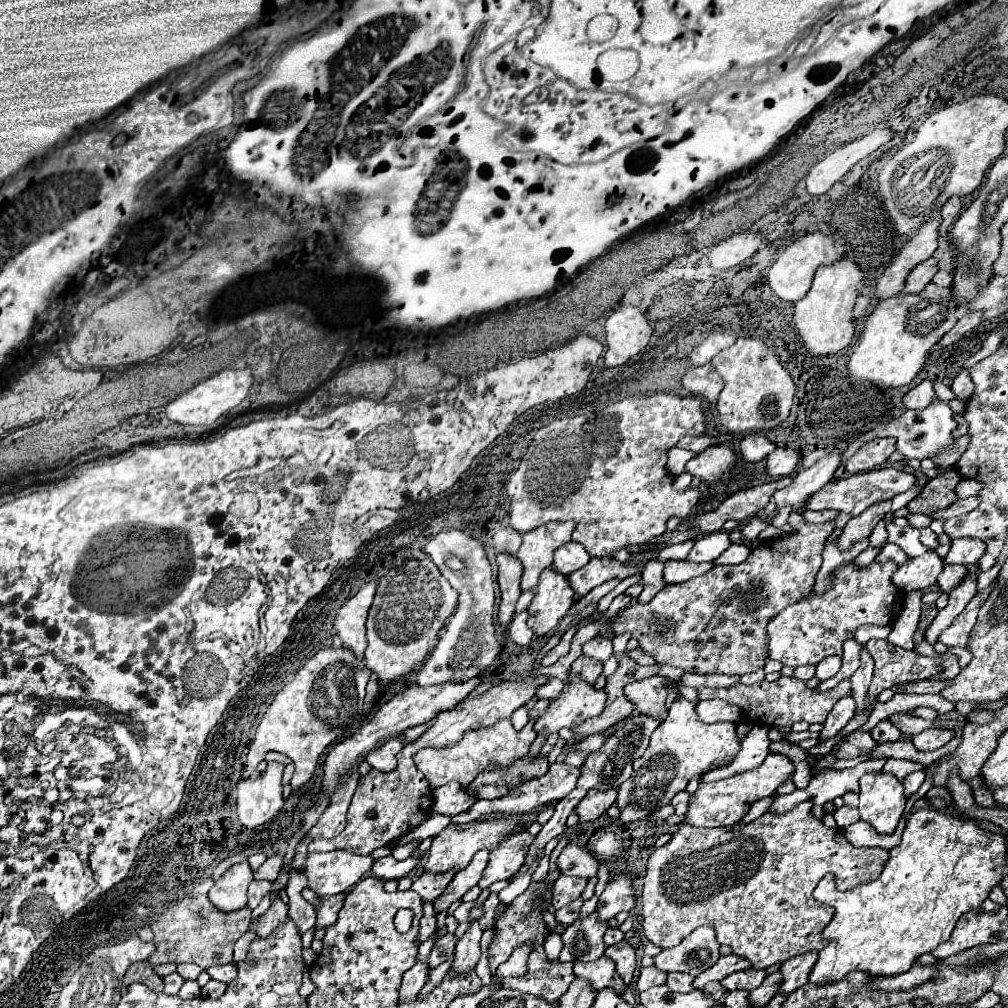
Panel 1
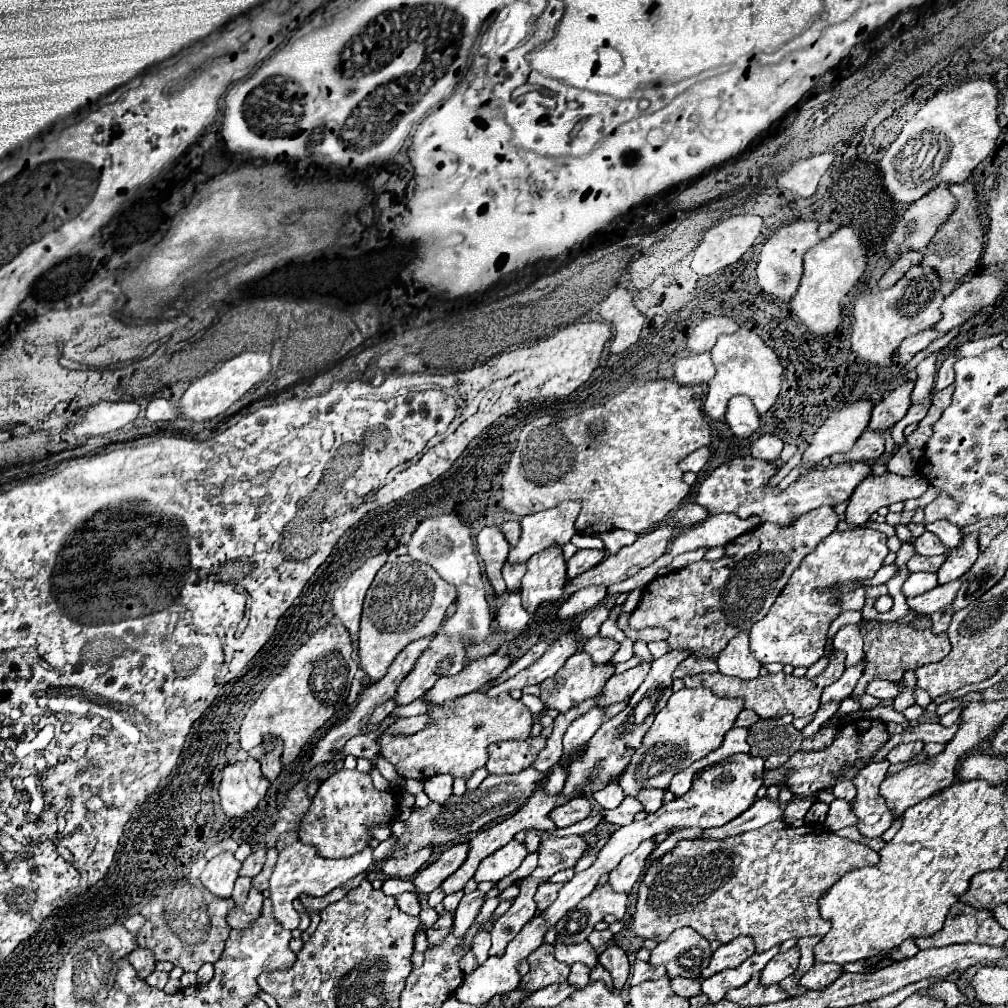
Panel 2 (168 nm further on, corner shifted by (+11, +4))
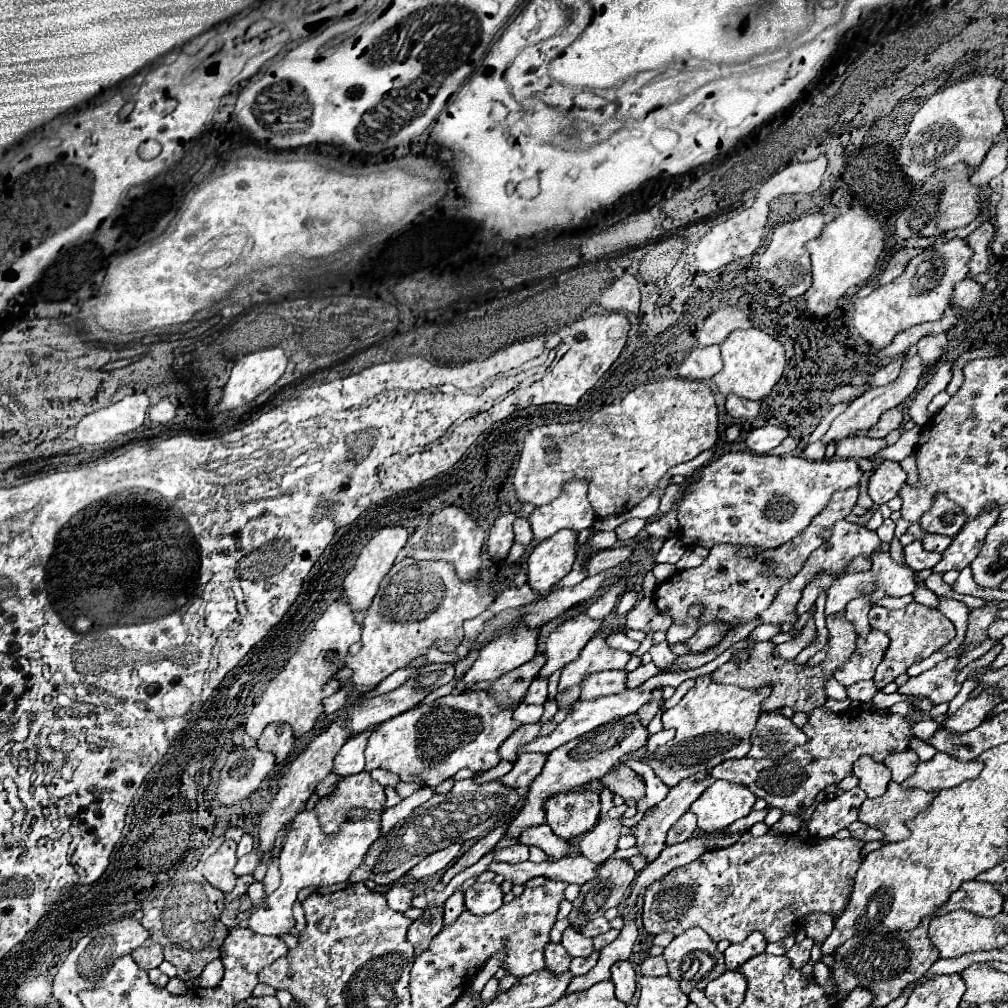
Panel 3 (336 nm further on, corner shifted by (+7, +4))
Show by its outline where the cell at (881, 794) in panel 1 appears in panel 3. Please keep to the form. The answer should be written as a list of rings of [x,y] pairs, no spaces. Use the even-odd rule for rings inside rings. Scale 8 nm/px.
[[[863,756],[853,764],[853,774],[859,778],[859,788],[869,798],[883,796],[889,780],[891,780],[889,768],[885,764],[873,762],[869,756]]]

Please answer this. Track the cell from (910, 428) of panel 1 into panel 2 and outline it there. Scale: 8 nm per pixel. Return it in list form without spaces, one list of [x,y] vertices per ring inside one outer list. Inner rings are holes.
[[[929,354],[927,358],[923,358],[917,364],[917,380],[915,380],[915,388],[911,394],[913,402],[921,402],[923,398],[927,398],[933,390],[933,382],[935,382],[935,364],[937,364],[937,354]]]

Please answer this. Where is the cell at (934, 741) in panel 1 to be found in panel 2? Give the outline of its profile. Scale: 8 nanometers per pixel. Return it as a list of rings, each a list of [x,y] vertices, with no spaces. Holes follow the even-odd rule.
[[[909,742],[909,744],[899,744],[895,746],[889,754],[887,754],[887,760],[891,764],[903,764],[903,762],[909,762],[911,758],[915,758],[921,750],[923,750],[923,742]]]

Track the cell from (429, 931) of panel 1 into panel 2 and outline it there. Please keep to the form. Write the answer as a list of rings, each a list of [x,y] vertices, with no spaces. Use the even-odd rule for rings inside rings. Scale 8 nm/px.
[[[405,892],[405,894],[399,894],[397,898],[395,898],[395,902],[397,902],[397,908],[401,910],[401,912],[405,912],[405,914],[409,914],[409,916],[419,916],[419,900],[417,900],[417,894],[413,894],[413,892]]]

